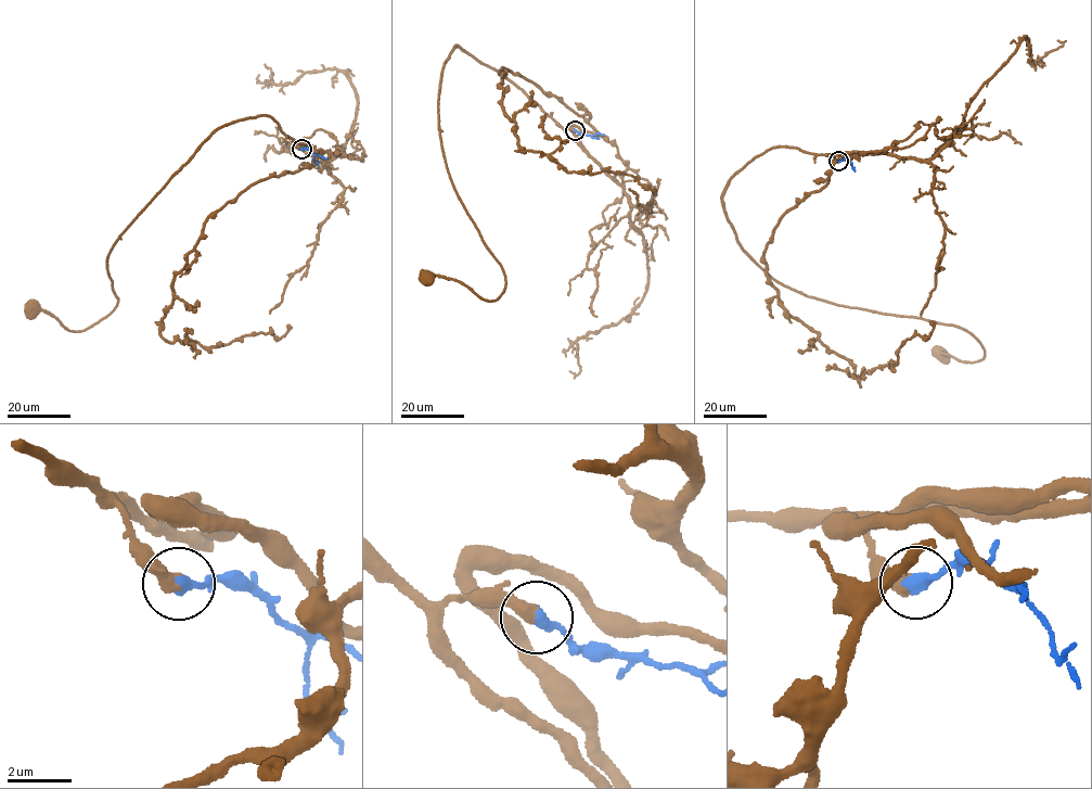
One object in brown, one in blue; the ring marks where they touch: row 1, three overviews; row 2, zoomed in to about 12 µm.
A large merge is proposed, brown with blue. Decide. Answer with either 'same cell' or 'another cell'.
same cell

